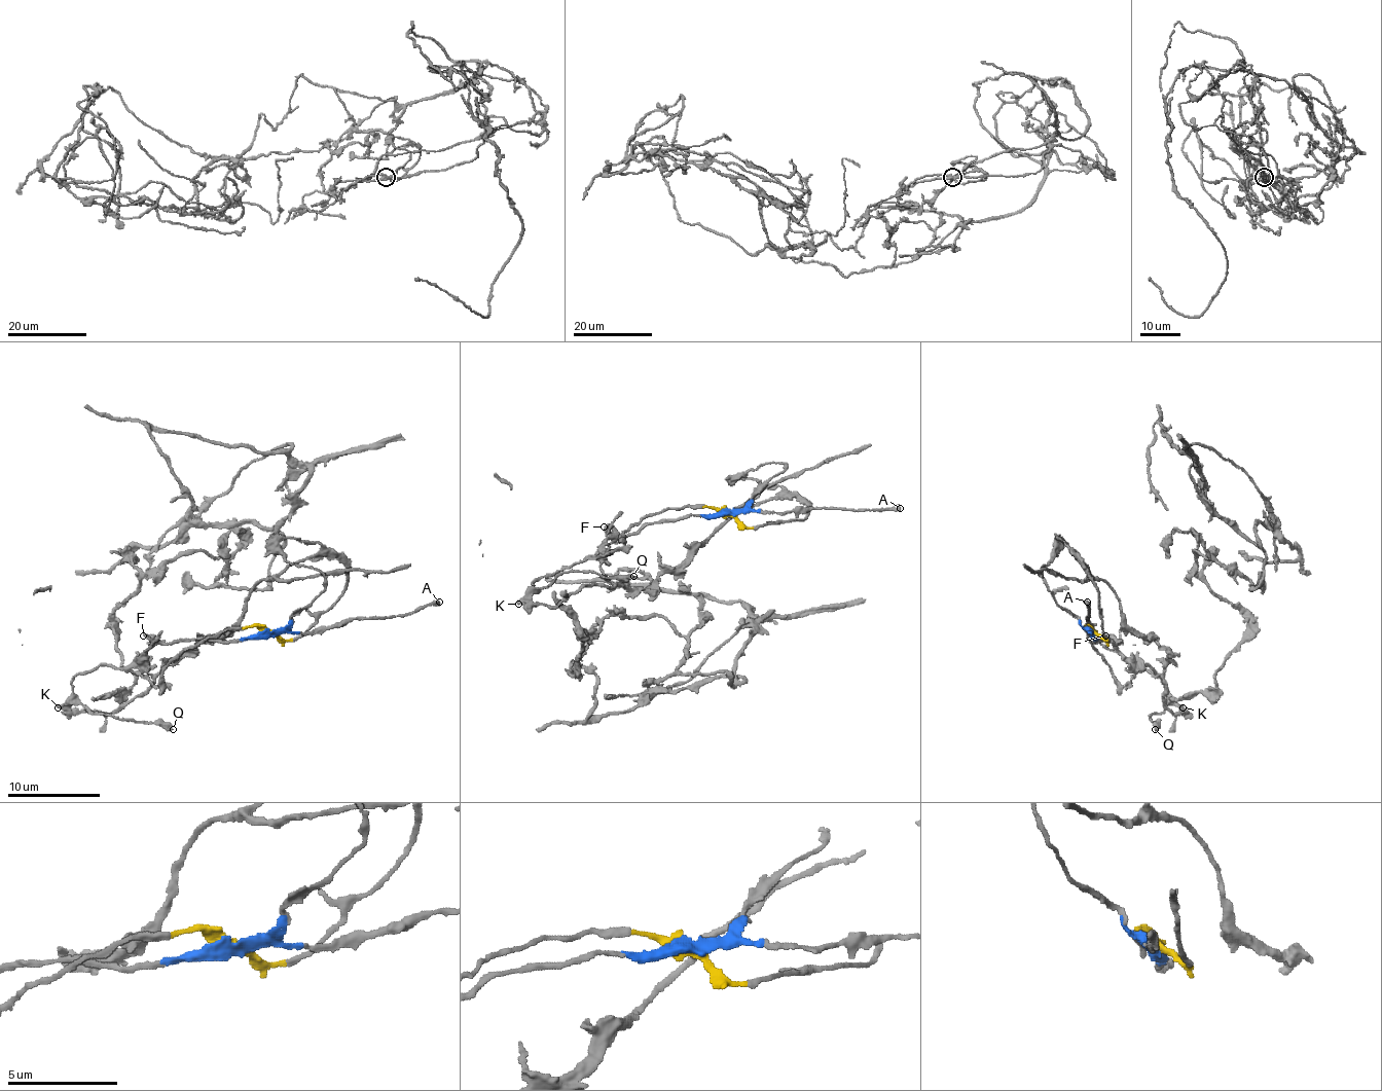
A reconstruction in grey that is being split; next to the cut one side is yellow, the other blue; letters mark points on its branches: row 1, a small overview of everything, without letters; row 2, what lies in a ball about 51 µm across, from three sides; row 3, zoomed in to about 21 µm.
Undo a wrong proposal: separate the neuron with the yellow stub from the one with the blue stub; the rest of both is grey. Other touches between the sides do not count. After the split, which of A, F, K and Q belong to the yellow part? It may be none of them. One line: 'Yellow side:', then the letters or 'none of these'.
Yellow side: none of these

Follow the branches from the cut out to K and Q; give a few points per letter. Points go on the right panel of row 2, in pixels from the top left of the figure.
K: (1091, 632), (1095, 642), (1102, 640), (1114, 644), (1139, 667), (1143, 664), (1156, 674), (1167, 695), (1184, 706)
Q: (1091, 632), (1095, 642), (1114, 644), (1137, 664), (1147, 664), (1162, 683), (1167, 706), (1151, 714), (1156, 730)

